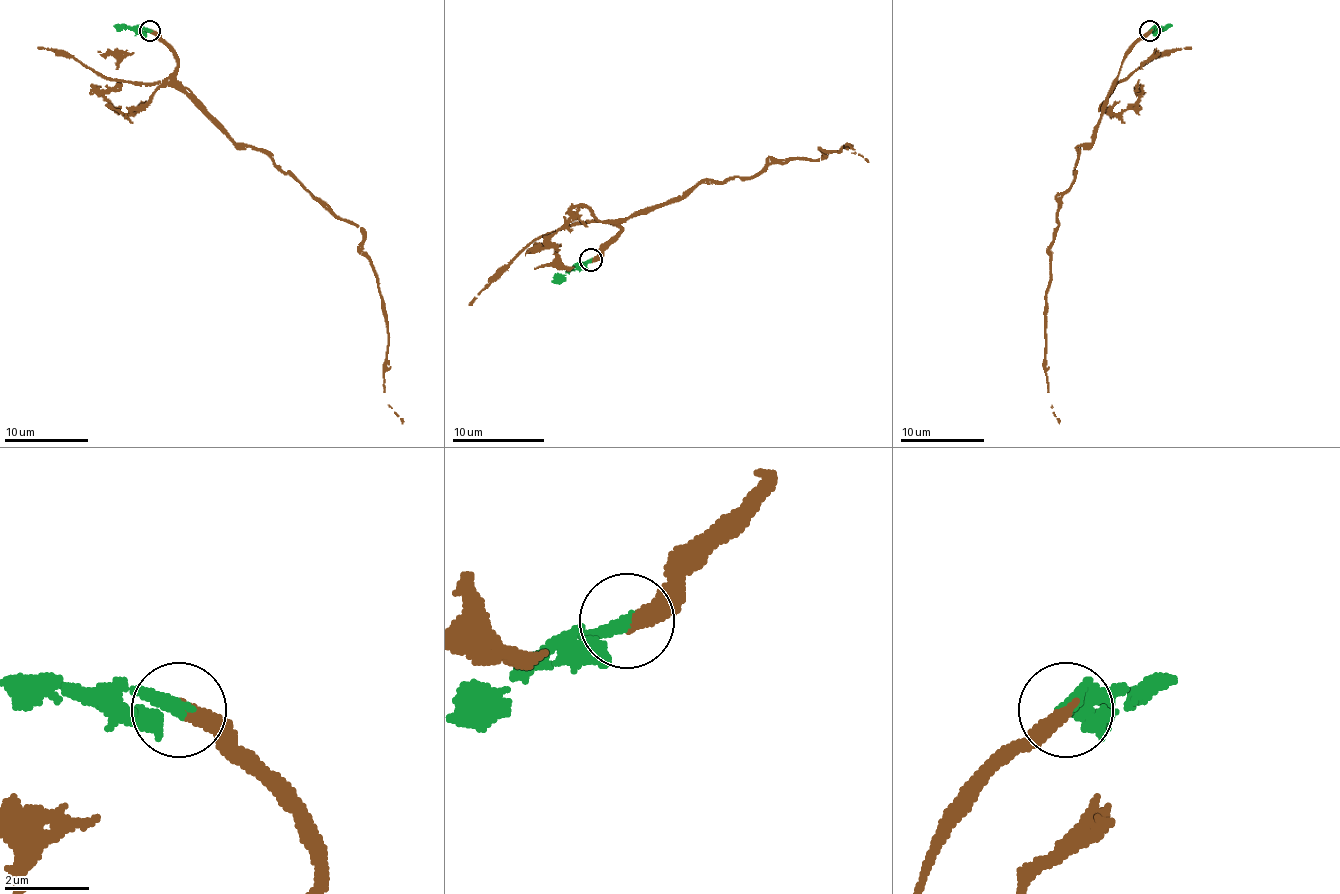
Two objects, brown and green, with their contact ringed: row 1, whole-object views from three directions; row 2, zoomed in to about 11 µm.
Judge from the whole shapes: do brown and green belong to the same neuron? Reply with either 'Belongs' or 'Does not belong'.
Belongs

